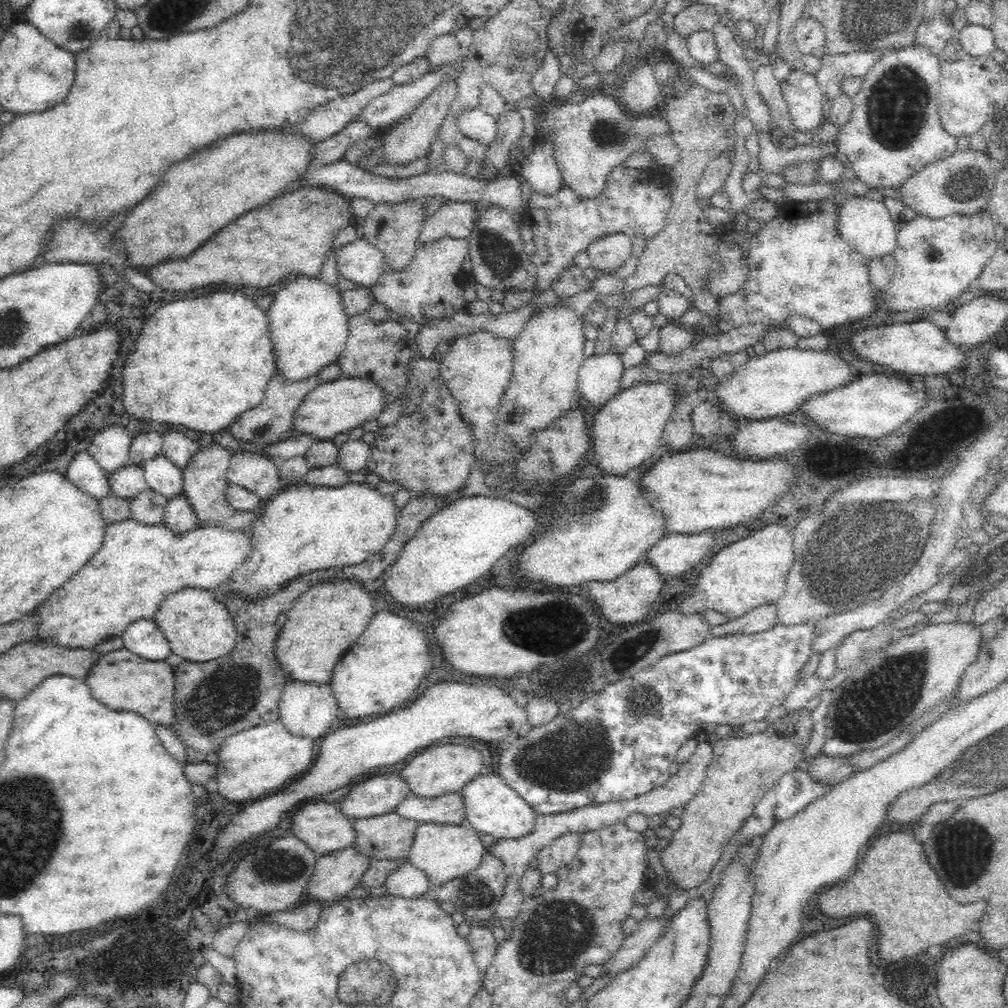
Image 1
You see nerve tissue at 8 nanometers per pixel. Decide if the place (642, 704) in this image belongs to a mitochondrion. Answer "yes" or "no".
yes

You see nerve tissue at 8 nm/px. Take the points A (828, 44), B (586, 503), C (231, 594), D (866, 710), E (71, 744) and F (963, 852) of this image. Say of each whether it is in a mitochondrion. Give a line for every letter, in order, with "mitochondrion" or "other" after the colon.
A: other
B: mitochondrion
C: other
D: mitochondrion
E: other
F: mitochondrion

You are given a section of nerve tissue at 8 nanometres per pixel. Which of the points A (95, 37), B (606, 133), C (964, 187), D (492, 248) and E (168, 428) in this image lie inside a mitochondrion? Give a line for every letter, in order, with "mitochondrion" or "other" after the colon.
A: other
B: mitochondrion
C: mitochondrion
D: mitochondrion
E: other

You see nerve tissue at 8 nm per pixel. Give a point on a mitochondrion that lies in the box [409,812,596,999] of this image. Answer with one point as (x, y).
(552, 944)

